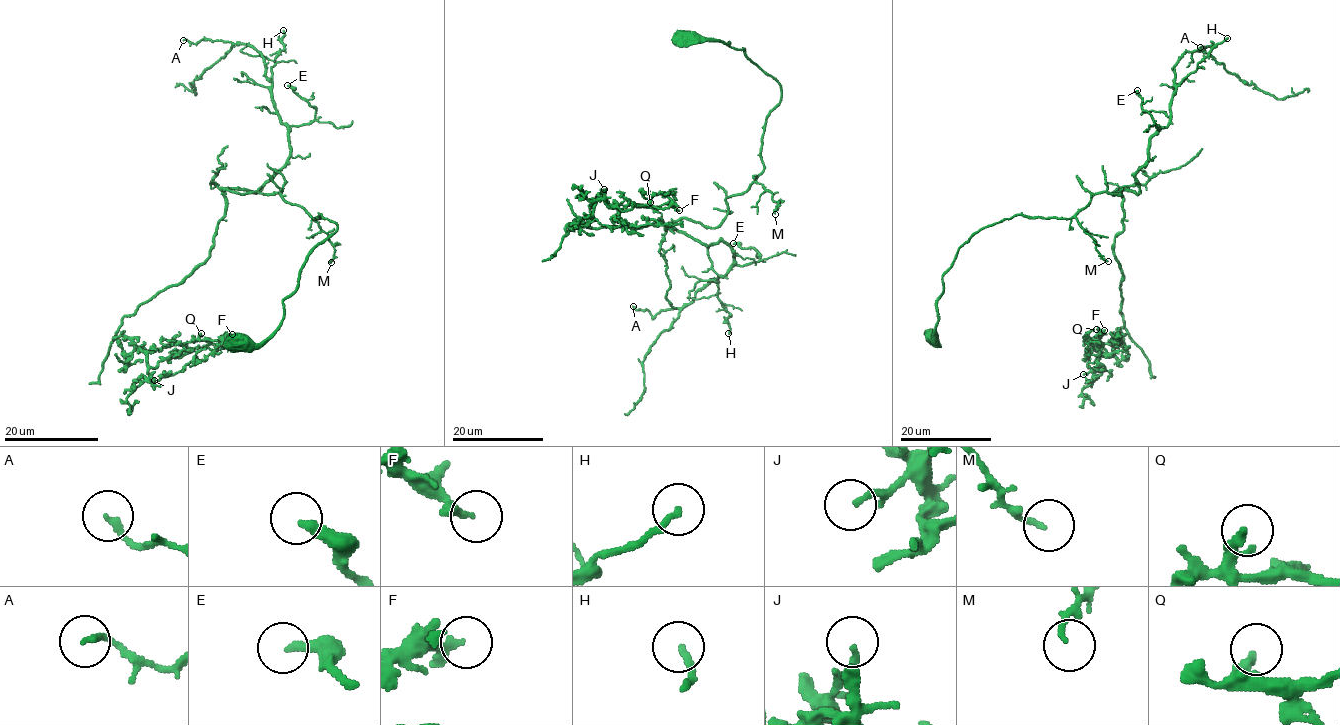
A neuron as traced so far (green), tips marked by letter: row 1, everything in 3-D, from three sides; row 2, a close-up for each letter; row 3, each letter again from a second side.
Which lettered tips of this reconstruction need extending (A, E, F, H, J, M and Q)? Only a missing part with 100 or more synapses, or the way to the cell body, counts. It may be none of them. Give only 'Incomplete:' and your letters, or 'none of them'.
Incomplete: none of them

